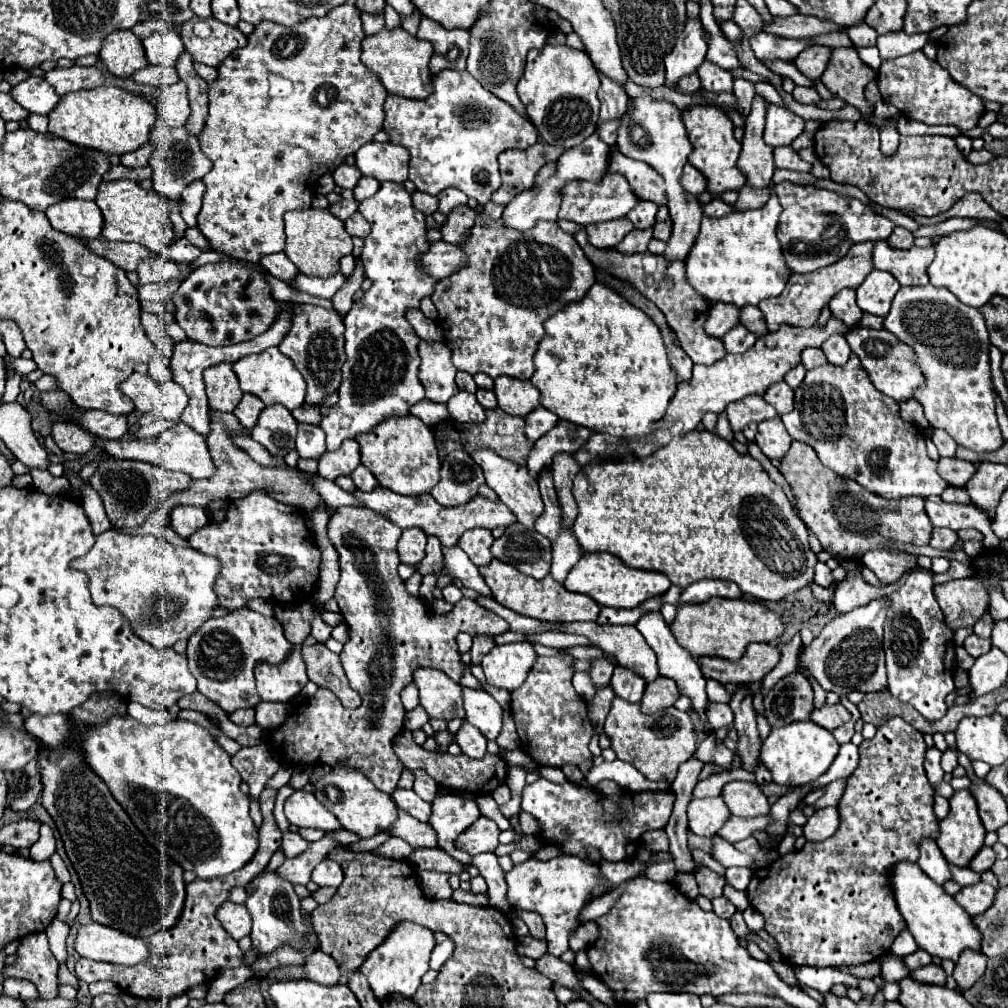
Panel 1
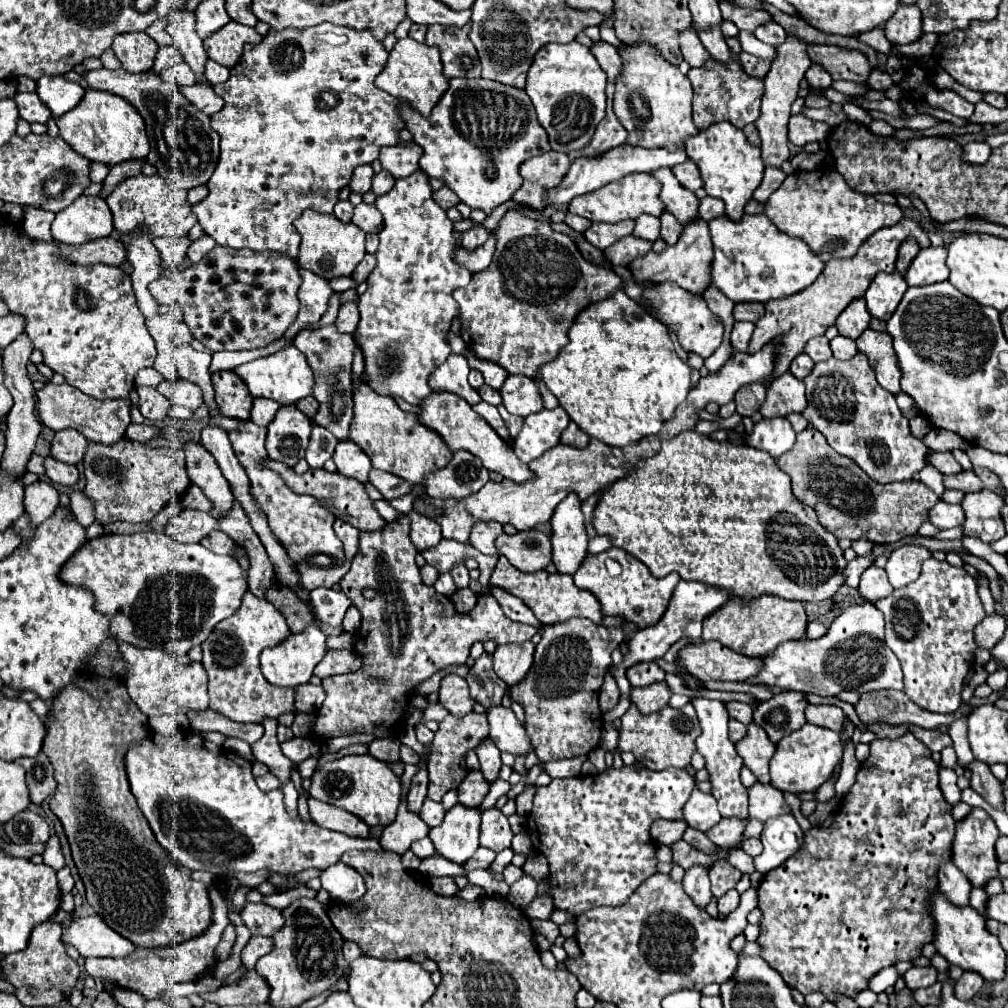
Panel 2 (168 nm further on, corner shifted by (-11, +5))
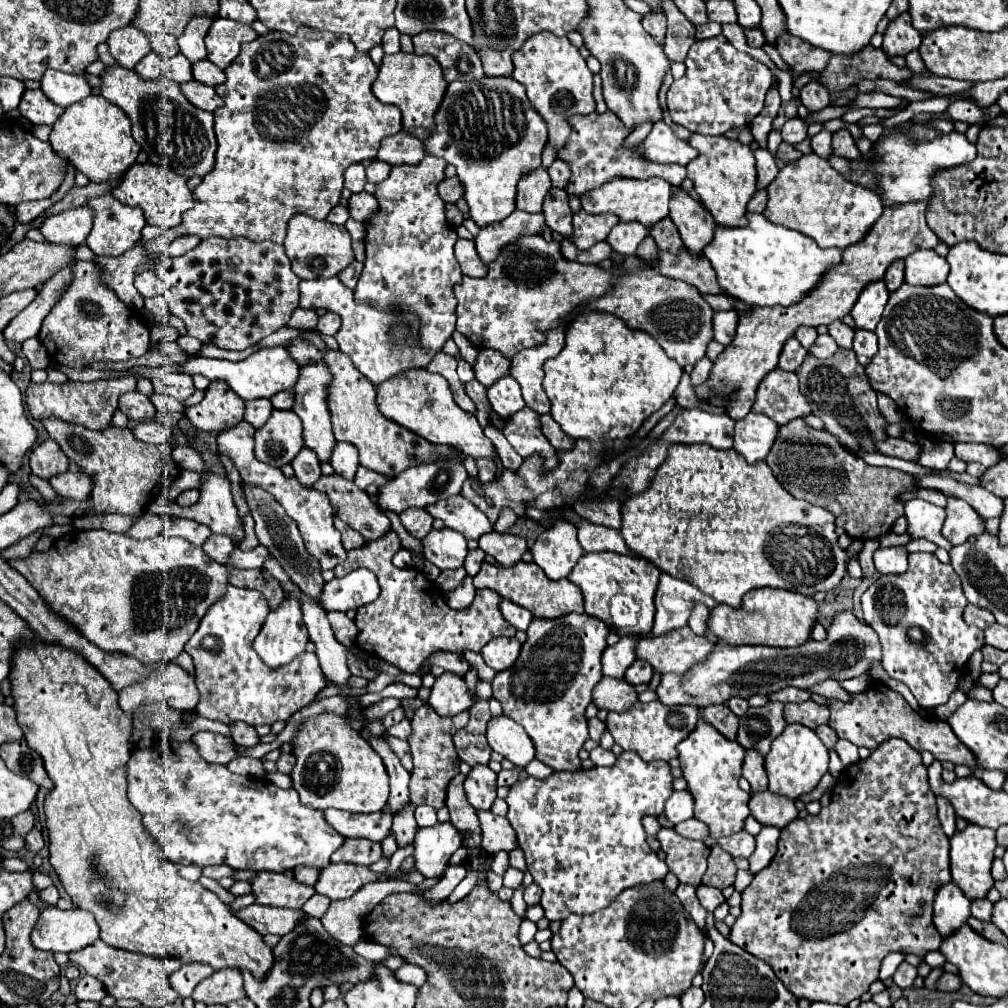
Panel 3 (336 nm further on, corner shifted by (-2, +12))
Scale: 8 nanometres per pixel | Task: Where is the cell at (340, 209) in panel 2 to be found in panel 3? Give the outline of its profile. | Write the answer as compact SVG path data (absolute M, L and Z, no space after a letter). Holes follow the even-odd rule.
M345 205L333 207L331 213L329 213L329 217L327 217L327 221L329 221L329 223L335 223L335 225L345 225L347 219L349 219L349 211L347 211Z

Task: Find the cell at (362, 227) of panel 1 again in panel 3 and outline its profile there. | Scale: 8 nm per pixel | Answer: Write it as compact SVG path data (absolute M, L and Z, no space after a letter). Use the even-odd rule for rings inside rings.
M367 191L355 193L355 195L351 195L351 199L349 199L349 213L351 213L353 219L357 219L357 221L361 221L361 223L369 221L369 219L377 213L377 209L379 209L379 207L377 207L375 195L371 195L371 193L367 193Z

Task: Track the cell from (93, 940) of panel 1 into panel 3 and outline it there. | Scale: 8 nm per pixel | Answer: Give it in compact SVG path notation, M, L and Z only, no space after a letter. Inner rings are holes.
M43 909L33 927L33 945L41 951L71 953L99 939L99 927L91 913L81 909Z

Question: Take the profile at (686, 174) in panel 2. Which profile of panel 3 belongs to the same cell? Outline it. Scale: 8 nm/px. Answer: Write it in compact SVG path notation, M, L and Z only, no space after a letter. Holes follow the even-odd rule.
M595 111L593 115L573 117L569 119L569 125L573 125L573 133L565 141L565 147L557 151L557 159L565 159L571 169L571 181L567 187L569 195L585 195L585 191L597 189L601 187L601 183L607 183L609 179L615 177L625 179L661 177L675 187L679 187L681 181L687 177L687 171L681 165L659 165L641 157L637 145L625 147L625 139L631 131L625 131L625 127L621 127L621 119L617 119L617 115L613 115L611 111L605 113Z

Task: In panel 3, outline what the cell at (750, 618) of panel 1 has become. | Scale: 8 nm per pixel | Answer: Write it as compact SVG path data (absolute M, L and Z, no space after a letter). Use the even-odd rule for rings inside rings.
M753 589L745 595L743 605L733 609L717 605L711 611L709 629L727 645L769 645L769 647L797 647L811 639L811 629L819 619L819 605L815 599L785 589Z

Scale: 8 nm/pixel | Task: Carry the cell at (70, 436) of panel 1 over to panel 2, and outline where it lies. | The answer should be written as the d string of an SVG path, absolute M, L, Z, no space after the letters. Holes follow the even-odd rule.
M60 430L52 440L50 456L66 464L78 464L86 454L86 446L88 440L84 434L78 434L76 430Z

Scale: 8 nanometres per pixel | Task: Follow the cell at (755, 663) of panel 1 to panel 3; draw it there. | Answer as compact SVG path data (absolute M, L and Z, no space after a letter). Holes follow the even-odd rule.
M683 627L657 637L641 637L637 641L637 659L647 661L657 673L685 673L713 649L715 643L709 637L699 637L689 627Z

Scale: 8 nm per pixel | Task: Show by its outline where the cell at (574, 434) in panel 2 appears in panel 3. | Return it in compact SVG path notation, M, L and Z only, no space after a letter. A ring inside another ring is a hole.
M549 413L541 415L541 431L557 451L567 451L567 449L571 451L575 447L575 439L565 435L563 429L555 423L555 419Z

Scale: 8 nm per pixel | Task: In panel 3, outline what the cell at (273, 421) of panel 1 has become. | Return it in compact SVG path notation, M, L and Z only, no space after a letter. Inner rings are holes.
M275 409L265 427L255 431L255 457L271 467L291 463L301 449L301 419L293 411Z

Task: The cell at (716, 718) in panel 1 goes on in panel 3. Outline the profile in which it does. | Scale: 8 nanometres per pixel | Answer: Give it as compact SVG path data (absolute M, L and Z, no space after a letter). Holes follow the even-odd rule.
M733 697L733 699L729 699L729 701L727 701L727 705L729 705L729 709L731 709L737 717L745 715L745 711L749 709L747 699L741 699L741 697Z

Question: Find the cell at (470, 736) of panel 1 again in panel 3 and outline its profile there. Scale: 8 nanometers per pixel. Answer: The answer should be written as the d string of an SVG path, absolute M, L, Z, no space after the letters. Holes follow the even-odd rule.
M477 765L465 779L465 795L475 809L491 809L497 799L497 775L487 765Z

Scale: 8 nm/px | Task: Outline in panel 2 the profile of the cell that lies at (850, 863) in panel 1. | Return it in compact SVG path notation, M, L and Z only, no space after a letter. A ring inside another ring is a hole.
M910 732L902 734L896 740L886 738L886 740L870 742L870 756L866 758L866 762L860 764L856 784L850 788L850 792L840 802L836 822L828 828L812 828L810 832L806 832L802 848L794 856L790 856L782 866L770 870L762 878L762 884L758 886L758 908L764 912L764 916L760 920L762 932L756 940L764 948L762 958L774 970L780 972L780 976L784 978L784 982L788 982L788 986L794 986L802 994L818 990L818 992L826 994L828 1000L834 1000L836 992L842 992L842 994L854 998L854 994L858 990L864 990L868 986L868 978L874 976L878 970L892 966L894 962L914 960L916 956L920 956L920 948L926 942L930 942L932 934L934 934L934 924L928 914L928 892L932 892L934 886L938 886L936 872L938 872L940 856L944 854L944 860L950 858L954 824L956 824L956 820L950 814L950 804L946 804L946 800L942 798L942 790L938 786L938 764L932 760L932 752L930 752L930 748L926 748L924 742L918 742L918 738L914 738L914 734L910 734Z

